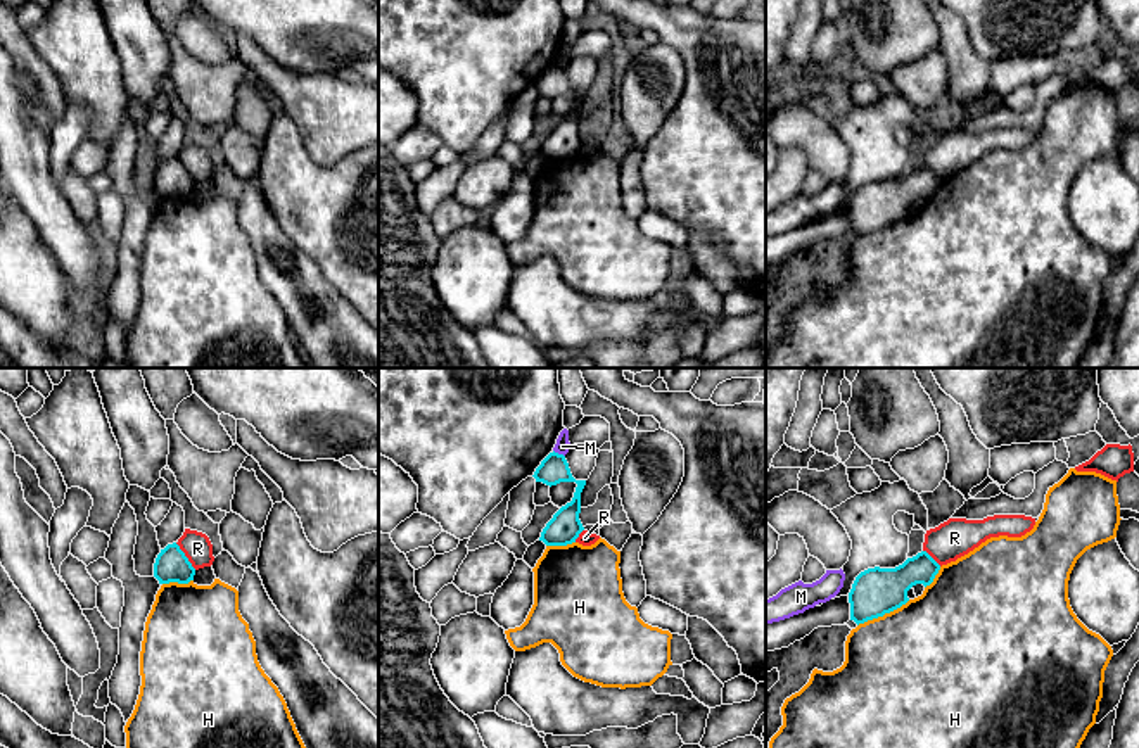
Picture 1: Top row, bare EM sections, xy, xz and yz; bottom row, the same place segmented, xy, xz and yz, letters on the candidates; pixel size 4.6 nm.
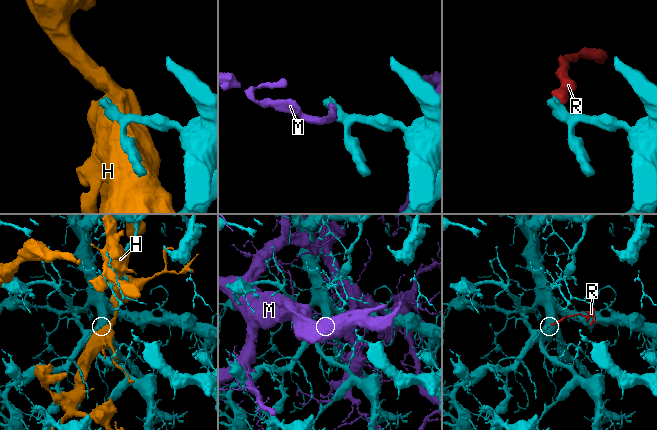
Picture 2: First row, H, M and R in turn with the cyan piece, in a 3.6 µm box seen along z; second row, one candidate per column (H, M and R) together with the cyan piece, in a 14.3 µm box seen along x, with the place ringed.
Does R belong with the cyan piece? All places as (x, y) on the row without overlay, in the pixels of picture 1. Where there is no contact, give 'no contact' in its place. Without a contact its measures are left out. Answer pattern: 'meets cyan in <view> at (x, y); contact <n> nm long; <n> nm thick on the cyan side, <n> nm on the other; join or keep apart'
meets cyan in xy at (185, 170); contact 160 nm long; 160 nm thick on the cyan side, 140 nm on the other; keep apart

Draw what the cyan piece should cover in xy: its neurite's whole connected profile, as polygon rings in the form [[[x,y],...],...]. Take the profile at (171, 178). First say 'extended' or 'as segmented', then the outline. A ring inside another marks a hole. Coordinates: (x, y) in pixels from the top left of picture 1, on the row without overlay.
as segmented; [[[176,155],[161,162],[154,176],[154,190],[159,193],[159,197],[188,197],[194,193],[194,188],[195,181]]]

